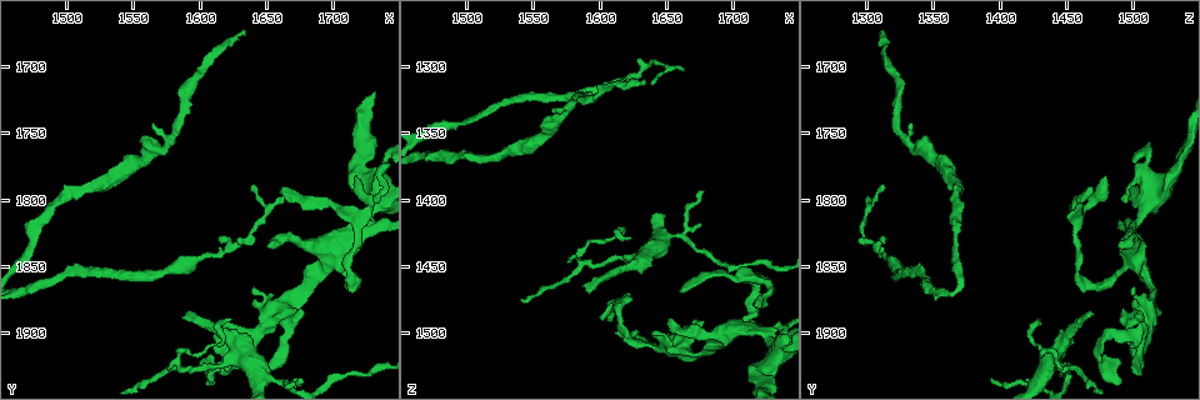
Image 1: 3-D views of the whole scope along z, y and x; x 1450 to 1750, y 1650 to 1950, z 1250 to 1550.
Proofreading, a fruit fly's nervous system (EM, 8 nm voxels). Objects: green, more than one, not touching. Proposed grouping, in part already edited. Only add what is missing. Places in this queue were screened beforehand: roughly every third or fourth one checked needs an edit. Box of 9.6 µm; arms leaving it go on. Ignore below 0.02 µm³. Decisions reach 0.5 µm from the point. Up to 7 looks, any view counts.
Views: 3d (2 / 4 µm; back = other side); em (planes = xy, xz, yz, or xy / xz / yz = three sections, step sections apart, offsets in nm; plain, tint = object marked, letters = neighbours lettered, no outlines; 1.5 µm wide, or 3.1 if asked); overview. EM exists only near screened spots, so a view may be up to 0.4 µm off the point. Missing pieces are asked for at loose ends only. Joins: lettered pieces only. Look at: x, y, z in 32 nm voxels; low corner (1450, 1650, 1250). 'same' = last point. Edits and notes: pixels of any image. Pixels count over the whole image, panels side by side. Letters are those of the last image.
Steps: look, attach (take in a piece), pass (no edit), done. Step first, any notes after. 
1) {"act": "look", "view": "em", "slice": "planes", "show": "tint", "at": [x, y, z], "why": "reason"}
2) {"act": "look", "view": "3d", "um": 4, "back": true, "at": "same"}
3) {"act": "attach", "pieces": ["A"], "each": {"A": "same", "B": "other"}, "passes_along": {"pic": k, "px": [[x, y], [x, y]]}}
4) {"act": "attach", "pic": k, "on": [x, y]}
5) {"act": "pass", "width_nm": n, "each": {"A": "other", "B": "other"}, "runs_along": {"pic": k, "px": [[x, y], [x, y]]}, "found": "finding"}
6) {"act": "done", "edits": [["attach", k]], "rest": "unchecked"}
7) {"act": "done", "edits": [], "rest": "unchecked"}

{"act": "look", "view": "3d", "um": 2, "at": [1634, 1672, 1310]}

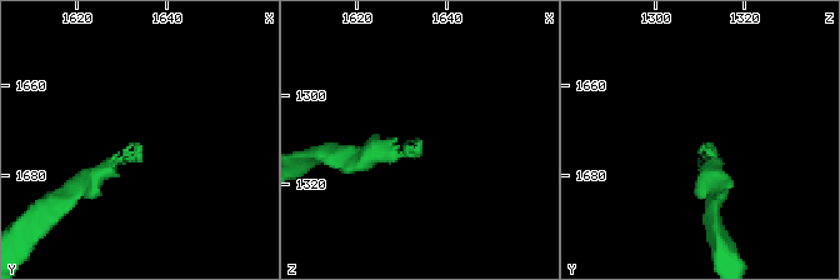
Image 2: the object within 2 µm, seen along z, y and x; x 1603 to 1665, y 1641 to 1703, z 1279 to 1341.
{"act": "look", "view": "em", "slice": "planes", "show": "plain", "at": [1633, 1673, 1310], "why": "shape alone is not enough"}

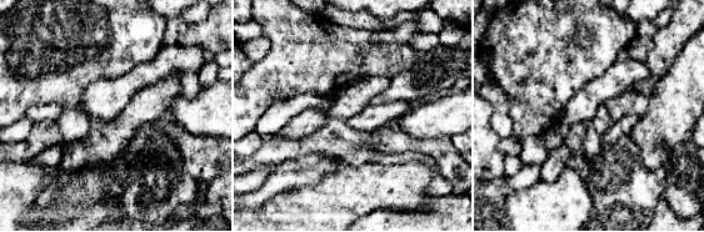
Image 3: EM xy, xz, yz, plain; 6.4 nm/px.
{"act": "look", "view": "em", "slice": "planes", "show": "letters", "at": "same", "why": "see the neighbours"}

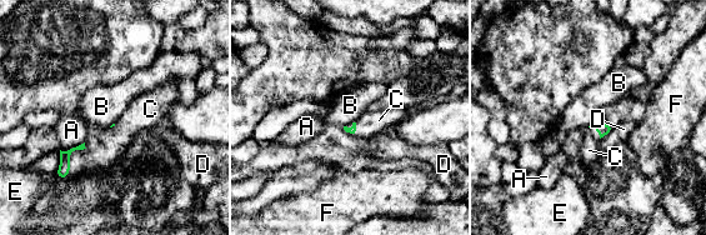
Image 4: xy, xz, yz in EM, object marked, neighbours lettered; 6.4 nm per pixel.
{"act": "attach", "pieces": ["C"], "longest_contact_nm": ["A", 170], "each": {"A": "other", "B": "other", "C": "same", "D": "other", "E": "other", "F": "other"}, "passes_along": {"pic": 4, "px": [[602, 128], [597, 126], [589, 150]]}, "found": "the neuron continues"}

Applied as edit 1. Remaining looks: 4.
{"act": "look", "view": "overview", "why": "redraw"}

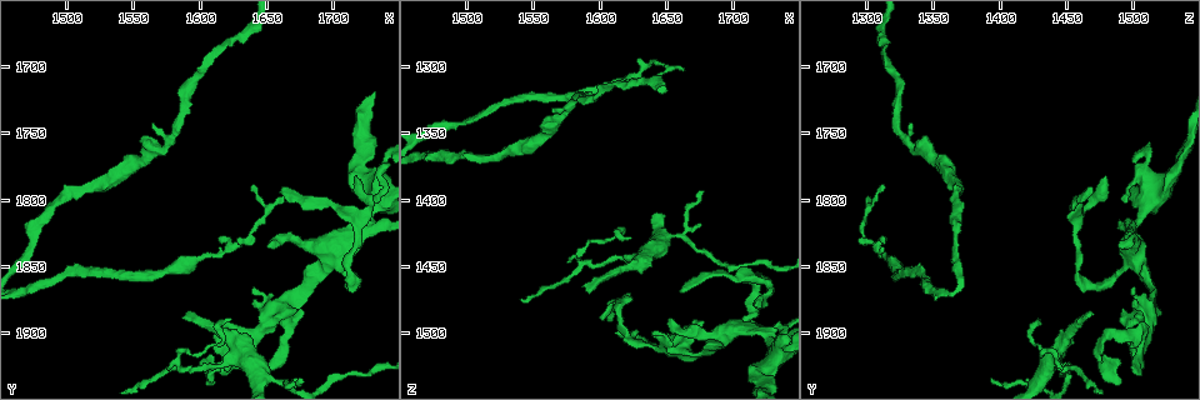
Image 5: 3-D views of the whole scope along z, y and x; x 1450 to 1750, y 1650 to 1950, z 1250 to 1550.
{"act": "look", "view": "em", "slice": "planes", "show": "letters", "at": [1592, 1888, 1468], "why": "thin end"}

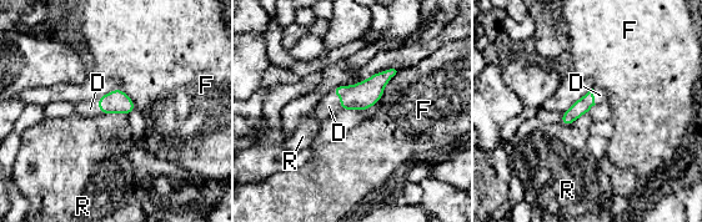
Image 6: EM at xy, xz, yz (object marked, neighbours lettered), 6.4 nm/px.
{"act": "attach", "pieces": ["D"], "longest_contact_nm": ["F", 220], "each": {"D": "same", "F": "other", "R": "other"}, "passes_along": {"pic": 6, "px": [[364, 95], [342, 96], [329, 106]]}, "found": "it goes on there"}

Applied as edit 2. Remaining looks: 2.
{"act": "done", "edits": [["attach", 4], ["attach", 6]], "rest": "unchecked"}

